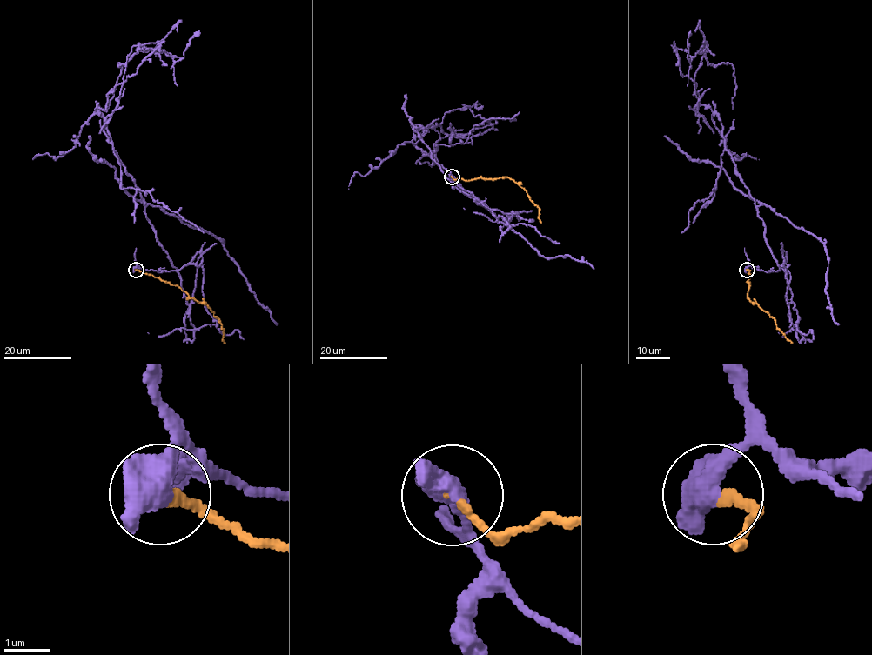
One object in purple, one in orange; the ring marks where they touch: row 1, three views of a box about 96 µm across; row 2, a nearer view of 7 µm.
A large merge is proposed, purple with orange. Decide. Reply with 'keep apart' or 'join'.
keep apart

